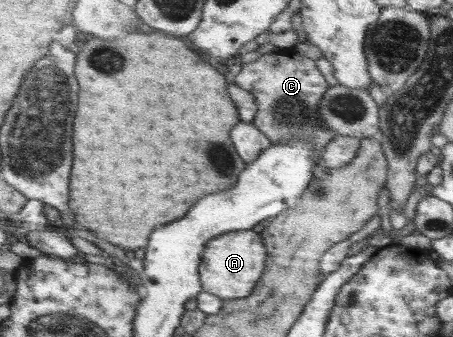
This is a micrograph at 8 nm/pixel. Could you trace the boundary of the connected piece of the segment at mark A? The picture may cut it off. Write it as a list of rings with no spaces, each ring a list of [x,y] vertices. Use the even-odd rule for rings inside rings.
[[[249,229],[222,233],[221,236],[210,239],[205,244],[198,269],[202,291],[212,293],[223,300],[241,299],[251,295],[255,283],[263,275],[267,257],[259,235],[260,233]]]

